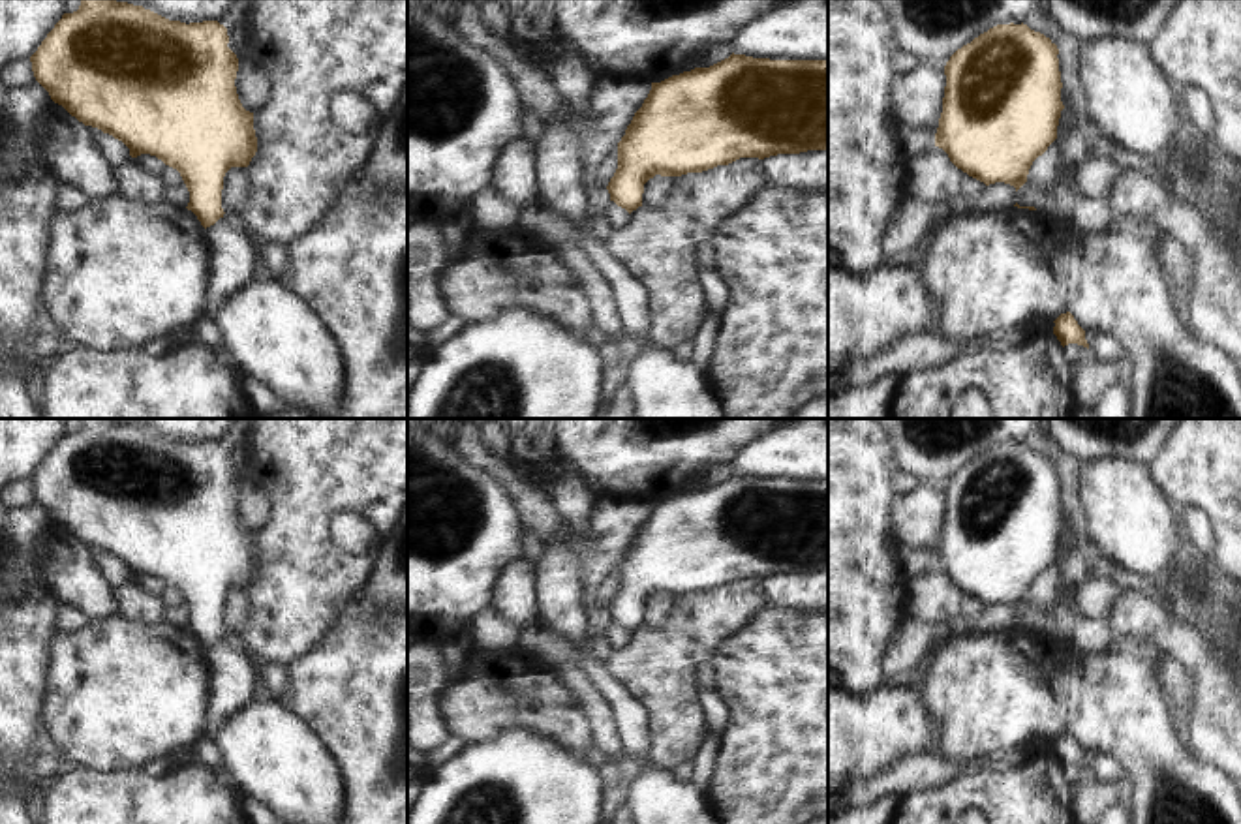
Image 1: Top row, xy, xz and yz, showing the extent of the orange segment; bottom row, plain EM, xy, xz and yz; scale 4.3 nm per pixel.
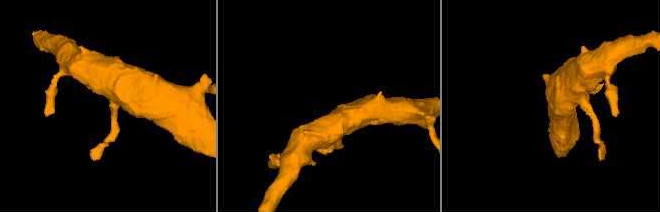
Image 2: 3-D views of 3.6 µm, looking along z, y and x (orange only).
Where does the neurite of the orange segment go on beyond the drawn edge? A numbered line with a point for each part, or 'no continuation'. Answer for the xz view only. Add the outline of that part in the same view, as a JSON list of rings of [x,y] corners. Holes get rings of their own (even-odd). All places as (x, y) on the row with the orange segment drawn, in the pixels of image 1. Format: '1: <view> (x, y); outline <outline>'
no continuation

